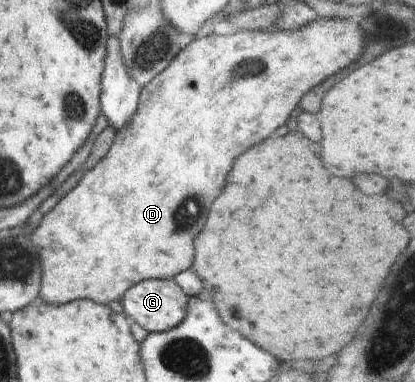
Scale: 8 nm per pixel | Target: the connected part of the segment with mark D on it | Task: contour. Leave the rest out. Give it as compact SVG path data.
M320 16L313 22L295 30L281 30L274 27L261 31L237 30L228 35L212 33L203 38L193 38L181 52L175 55L165 70L162 70L151 82L142 87L133 120L126 127L117 131L107 154L81 177L77 186L65 194L50 212L43 215L37 229L32 232L32 235L29 235L39 251L43 268L43 284L41 284L39 300L47 300L51 304L58 305L78 299L93 299L99 304L109 305L109 302L113 302L113 300L121 302L125 291L142 280L173 279L175 274L188 268L191 269L194 261L195 237L199 234L199 230L203 230L211 202L223 192L223 184L233 166L233 160L241 152L245 152L251 146L255 146L257 142L265 140L277 127L285 125L293 109L297 108L301 100L306 99L306 92L310 92L314 86L325 79L335 77L341 73L341 70L349 70L349 66L353 66L363 56L363 52L366 50L366 40L366 32L359 22L339 18L327 19Z

